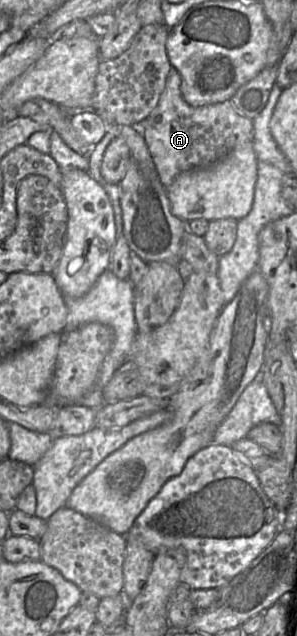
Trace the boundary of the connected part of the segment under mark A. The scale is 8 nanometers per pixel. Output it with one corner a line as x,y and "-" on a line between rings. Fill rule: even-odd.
172,67
156,107
140,124
130,125
139,127
153,158
156,172
165,188
169,187
180,173
194,168
211,166
226,157
236,146
253,142
254,139
253,121
241,115
230,100
203,106
192,106
184,100
180,86
181,76

